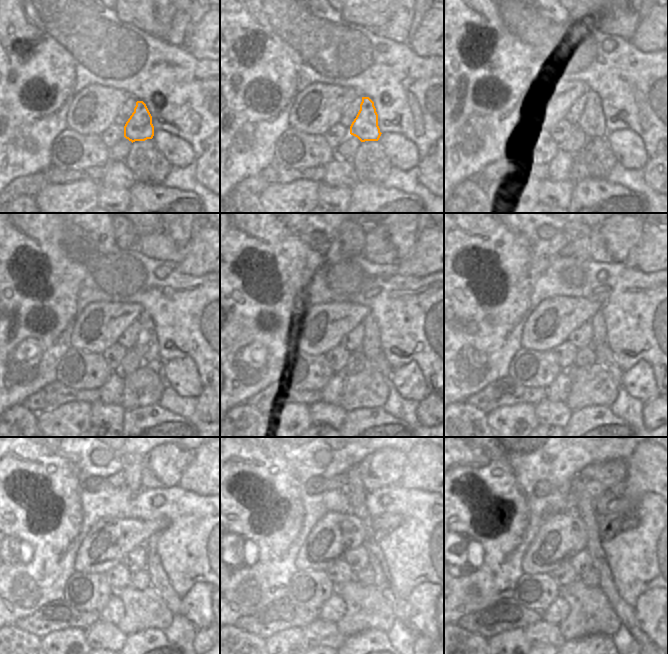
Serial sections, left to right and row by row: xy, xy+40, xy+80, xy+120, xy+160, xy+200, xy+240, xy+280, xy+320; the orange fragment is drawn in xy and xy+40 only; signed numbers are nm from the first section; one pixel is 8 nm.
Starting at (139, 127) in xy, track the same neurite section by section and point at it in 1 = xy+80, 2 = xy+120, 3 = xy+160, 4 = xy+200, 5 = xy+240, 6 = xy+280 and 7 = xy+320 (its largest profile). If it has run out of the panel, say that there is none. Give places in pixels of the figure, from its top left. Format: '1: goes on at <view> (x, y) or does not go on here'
1: goes on at xy+80 (592, 122)
2: goes on at xy+120 (147, 344)
3: goes on at xy+160 (370, 347)
4: goes on at xy+200 (597, 322)
5: goes on at xy+240 (150, 545)
6: goes on at xy+280 (376, 535)
7: goes on at xy+320 (631, 522)

